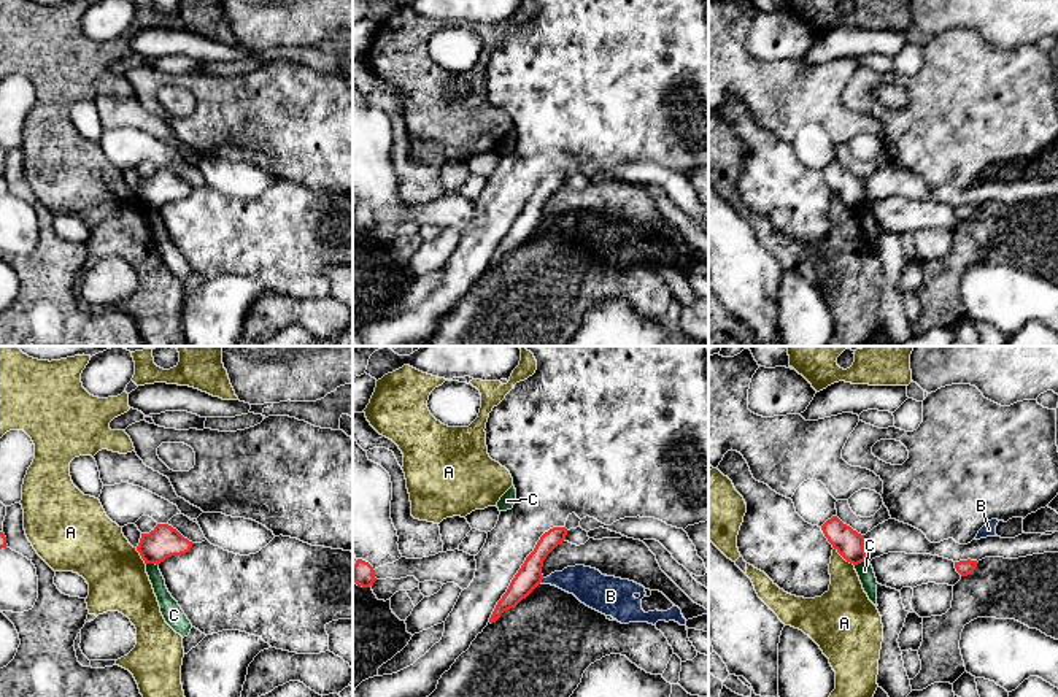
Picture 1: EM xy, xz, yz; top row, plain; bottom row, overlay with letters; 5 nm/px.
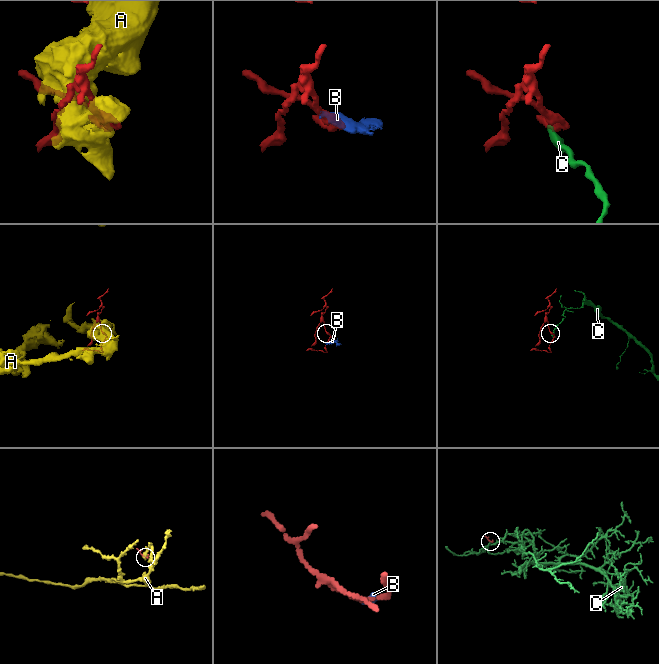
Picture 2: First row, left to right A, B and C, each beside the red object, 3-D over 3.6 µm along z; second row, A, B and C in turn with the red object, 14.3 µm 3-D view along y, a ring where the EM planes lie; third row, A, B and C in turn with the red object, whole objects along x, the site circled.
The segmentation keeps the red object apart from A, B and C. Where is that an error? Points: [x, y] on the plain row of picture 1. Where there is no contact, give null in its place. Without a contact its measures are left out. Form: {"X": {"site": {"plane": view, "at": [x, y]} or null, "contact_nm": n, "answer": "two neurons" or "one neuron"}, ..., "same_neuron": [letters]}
{"A": {"site": {"plane": "yz", "at": [844, 202]}, "contact_nm": 140, "answer": "two neurons"}, "B": {"site": {"plane": "xz", "at": [540, 226]}, "contact_nm": 40, "answer": "two neurons"}, "C": {"site": {"plane": "xy", "at": [153, 207]}, "contact_nm": 70, "answer": "two neurons"}, "same_neuron": []}

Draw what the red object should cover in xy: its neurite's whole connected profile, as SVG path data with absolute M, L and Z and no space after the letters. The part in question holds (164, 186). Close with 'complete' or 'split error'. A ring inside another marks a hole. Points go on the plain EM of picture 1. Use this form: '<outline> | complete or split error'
M157 168L149 178L141 178L137 195L145 208L159 210L172 200L181 200L191 195L192 186L184 183L168 168Z | complete

